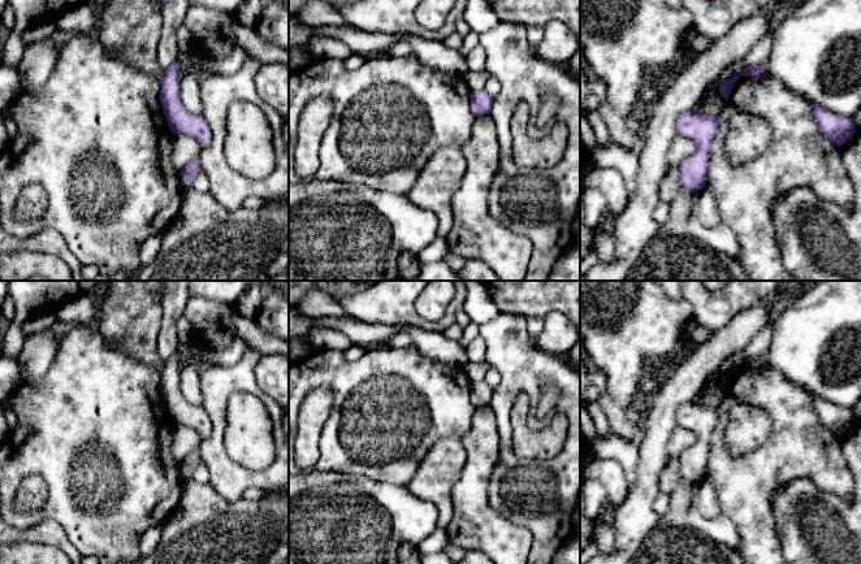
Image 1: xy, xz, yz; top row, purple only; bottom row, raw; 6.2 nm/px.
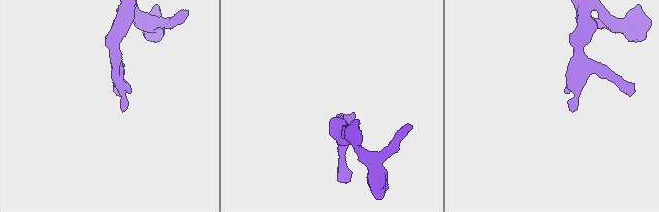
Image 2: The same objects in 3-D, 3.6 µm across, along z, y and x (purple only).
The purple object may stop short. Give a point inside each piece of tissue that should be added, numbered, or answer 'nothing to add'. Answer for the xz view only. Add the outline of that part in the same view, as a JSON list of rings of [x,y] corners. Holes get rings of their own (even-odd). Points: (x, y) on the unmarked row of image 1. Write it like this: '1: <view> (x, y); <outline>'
nothing to add

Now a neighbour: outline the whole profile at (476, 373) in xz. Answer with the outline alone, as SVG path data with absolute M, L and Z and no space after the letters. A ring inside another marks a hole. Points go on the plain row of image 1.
M484 361L481 364L473 364L468 363L464 368L471 383L477 383L483 382L485 378L486 372L492 368L493 365L488 361Z

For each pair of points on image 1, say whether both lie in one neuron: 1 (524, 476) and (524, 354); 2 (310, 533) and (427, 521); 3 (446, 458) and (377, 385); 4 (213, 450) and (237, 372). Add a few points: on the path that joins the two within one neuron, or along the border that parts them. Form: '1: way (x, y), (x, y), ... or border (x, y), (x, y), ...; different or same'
1: way (506, 446), (503, 395), (513, 384); same
2: way (338, 526), (354, 526), (366, 521), (398, 521); same
3: border (459, 438), (438, 439), (416, 471); different
4: way (217, 430), (217, 391); same

